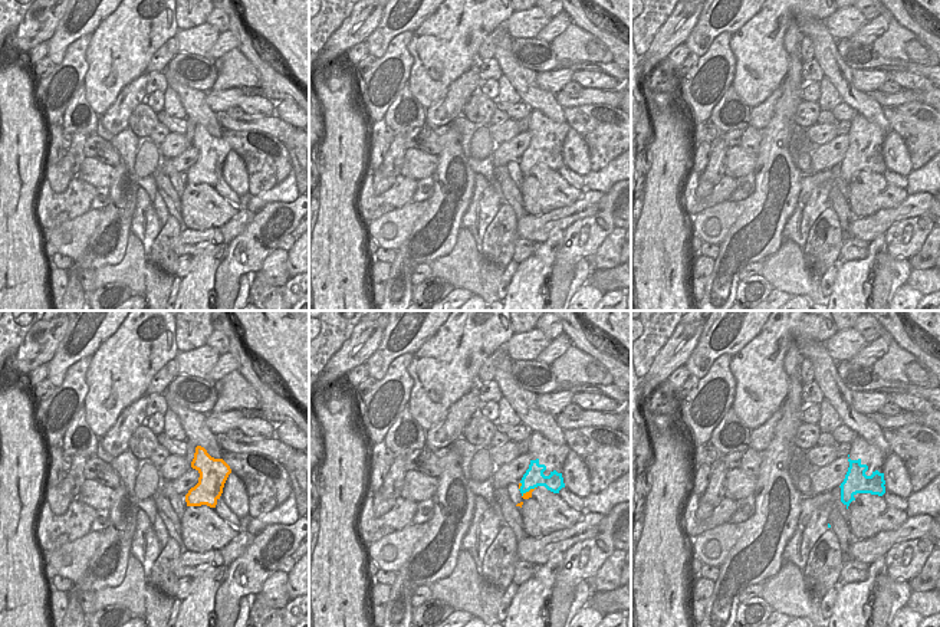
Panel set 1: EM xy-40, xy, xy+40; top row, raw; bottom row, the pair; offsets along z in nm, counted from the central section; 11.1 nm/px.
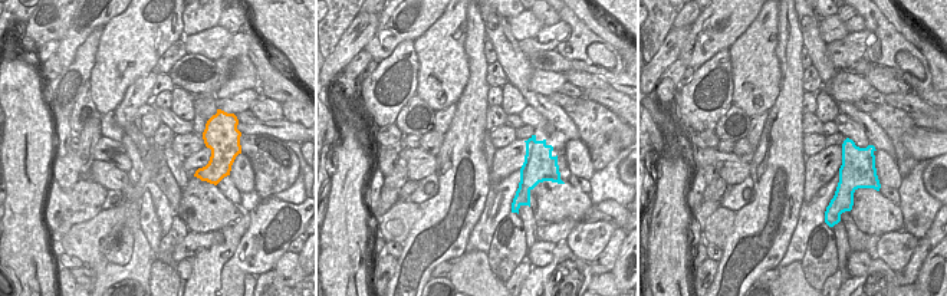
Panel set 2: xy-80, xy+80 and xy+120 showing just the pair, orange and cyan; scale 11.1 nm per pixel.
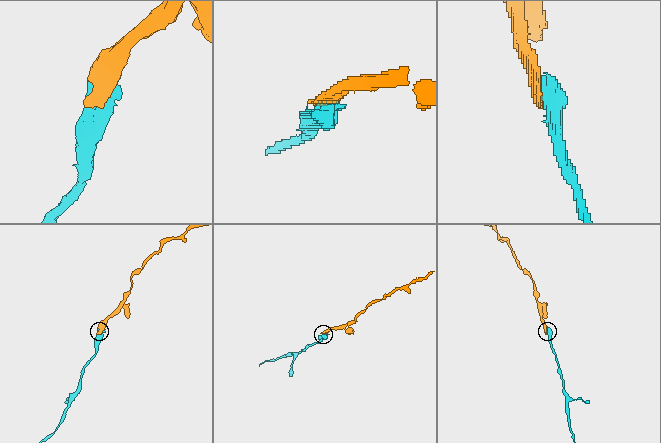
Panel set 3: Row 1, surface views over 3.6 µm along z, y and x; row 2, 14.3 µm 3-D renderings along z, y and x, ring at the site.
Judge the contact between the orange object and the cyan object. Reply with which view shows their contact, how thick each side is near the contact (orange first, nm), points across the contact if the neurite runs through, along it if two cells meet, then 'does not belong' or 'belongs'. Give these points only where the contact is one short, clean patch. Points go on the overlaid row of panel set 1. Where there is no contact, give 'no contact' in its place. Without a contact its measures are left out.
contact in xy; calibres 70 and 220 nm; belongs

